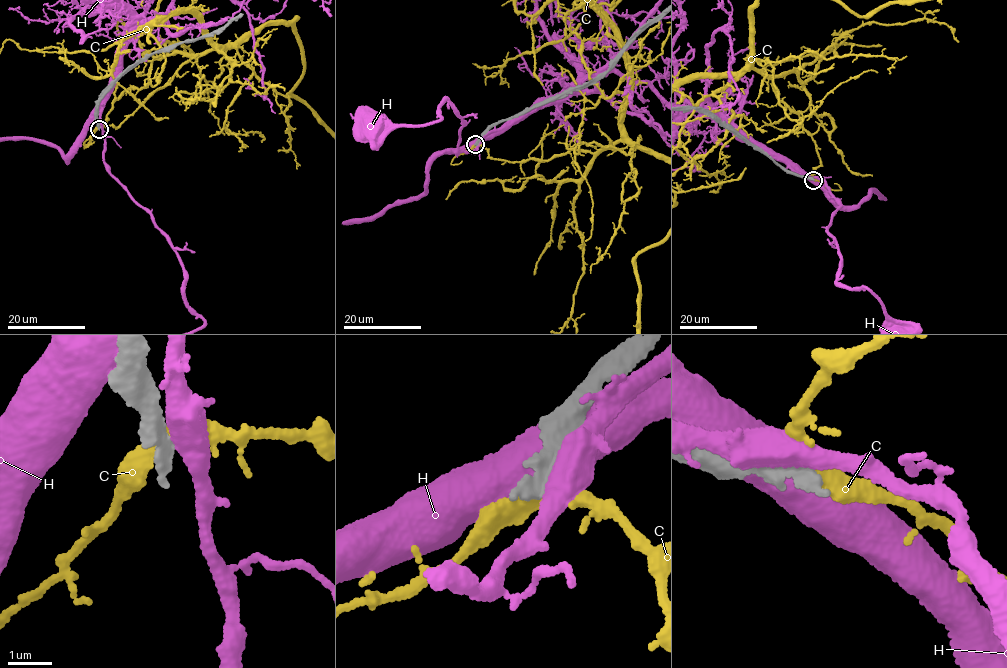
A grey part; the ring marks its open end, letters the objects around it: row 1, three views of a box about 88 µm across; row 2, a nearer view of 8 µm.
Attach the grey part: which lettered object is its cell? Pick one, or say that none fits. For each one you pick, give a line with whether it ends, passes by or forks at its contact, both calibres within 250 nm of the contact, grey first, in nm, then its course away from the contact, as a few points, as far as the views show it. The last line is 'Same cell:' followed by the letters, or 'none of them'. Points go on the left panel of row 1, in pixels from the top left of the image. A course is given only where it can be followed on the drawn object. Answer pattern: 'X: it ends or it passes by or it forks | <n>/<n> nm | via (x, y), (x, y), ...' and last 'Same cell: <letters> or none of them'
Same cell: none of them

